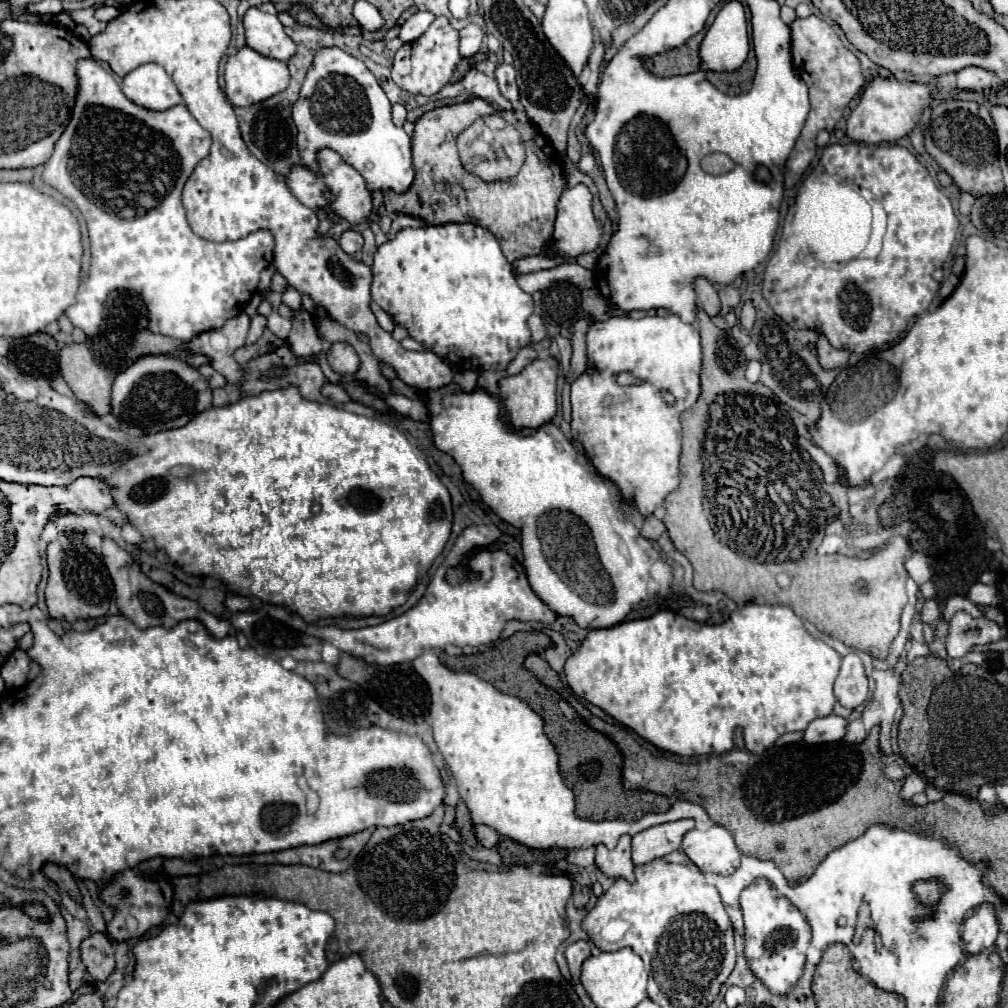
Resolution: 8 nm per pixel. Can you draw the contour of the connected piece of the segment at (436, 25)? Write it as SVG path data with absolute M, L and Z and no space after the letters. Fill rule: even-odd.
M446 16L436 18L430 28L414 42L406 42L394 56L392 66L392 80L410 94L424 94L432 96L440 92L452 78L456 64L460 62L458 52L458 30L452 28Z

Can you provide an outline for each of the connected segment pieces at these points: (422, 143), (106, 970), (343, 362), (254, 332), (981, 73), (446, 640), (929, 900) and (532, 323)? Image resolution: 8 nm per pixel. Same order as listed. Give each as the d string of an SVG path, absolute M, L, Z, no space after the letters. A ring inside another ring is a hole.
M478 98L460 104L440 106L422 114L416 120L416 128L412 134L412 164L416 170L416 178L404 194L384 196L384 206L388 212L418 216L426 220L426 224L478 224L496 236L506 260L510 262L526 256L538 256L542 254L544 244L554 234L556 204L562 190L566 188L560 156L554 152L554 148L544 136L540 146L538 132L534 132L536 138L524 140L528 146L522 170L510 180L482 184L478 176L466 172L460 164L456 152L456 136L476 118L486 114L494 114L494 108L486 100Z
M92 934L80 944L80 958L86 966L86 972L98 980L106 982L114 970L114 946L104 934Z
M334 342L328 350L328 364L332 366L334 372L352 376L352 374L356 374L358 366L360 366L360 358L350 344Z
M256 314L256 316L252 318L252 322L250 322L250 332L248 332L248 336L246 336L246 344L254 344L254 342L260 338L264 326L266 326L266 318Z
M968 66L958 72L958 88L960 90L986 90L996 84L996 76L986 72L984 68Z
M468 526L454 548L446 556L440 570L432 576L424 598L410 608L408 612L390 618L382 624L358 628L358 630L342 630L336 626L324 628L308 628L314 636L332 642L338 650L348 652L356 658L362 658L372 664L402 664L412 662L428 648L444 648L448 644L454 646L482 646L498 640L504 624L508 620L536 620L542 624L552 624L556 614L534 594L528 584L526 572L516 572L516 562L506 552L500 550L482 550L488 548L490 542L498 540L498 528L494 526ZM478 550L478 552L476 552ZM474 552L474 554L472 554ZM472 554L472 556L470 556ZM466 564L468 570L478 572L478 580L468 580L458 586L450 586L444 582L444 570L450 566Z
M934 878L918 880L918 884L914 884L914 896L922 904L936 904L944 892L946 892L946 886Z
M532 314L532 316L528 318L528 328L530 328L530 332L532 332L532 342L540 342L540 340L546 336L546 328L544 328L540 316L536 316L536 314Z

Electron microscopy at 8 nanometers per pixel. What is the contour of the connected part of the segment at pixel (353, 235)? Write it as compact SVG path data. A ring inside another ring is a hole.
M346 230L346 232L342 234L342 238L340 238L340 246L342 246L342 250L344 250L346 254L356 254L356 252L360 252L360 250L362 250L362 244L364 244L364 238L362 238L362 234L356 232L356 230Z

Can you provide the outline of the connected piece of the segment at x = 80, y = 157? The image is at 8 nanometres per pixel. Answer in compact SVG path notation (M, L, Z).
M92 58L78 60L76 76L78 94L70 122L56 142L54 154L46 162L42 176L46 184L70 198L84 214L92 244L88 280L80 284L76 304L66 310L66 316L74 326L82 328L86 336L94 336L102 324L108 294L112 290L134 290L144 302L150 332L176 340L190 340L202 332L220 328L224 320L244 312L248 300L256 294L260 272L272 262L272 234L260 230L238 242L220 244L196 236L186 222L180 194L194 166L210 152L210 132L194 120L184 104L172 106L164 112L154 112L134 104L124 96L118 82Z

